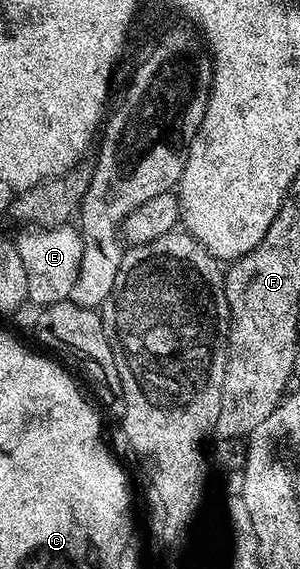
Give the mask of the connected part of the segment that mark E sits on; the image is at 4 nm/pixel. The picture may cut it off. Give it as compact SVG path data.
M30 226L21 236L16 236L17 253L23 257L23 269L27 269L28 302L37 303L38 308L49 307L52 303L64 303L69 298L71 289L77 280L81 258L83 257L83 240L76 226L35 227Z

